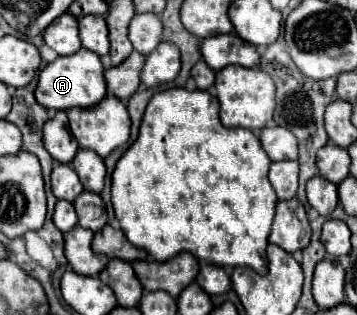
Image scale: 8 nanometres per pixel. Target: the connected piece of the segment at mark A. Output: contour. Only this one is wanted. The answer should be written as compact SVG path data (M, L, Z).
M80 48L76 54L58 56L54 62L44 66L38 76L36 100L48 110L70 110L70 108L90 108L96 106L106 96L106 80L104 80L104 66L100 56Z

